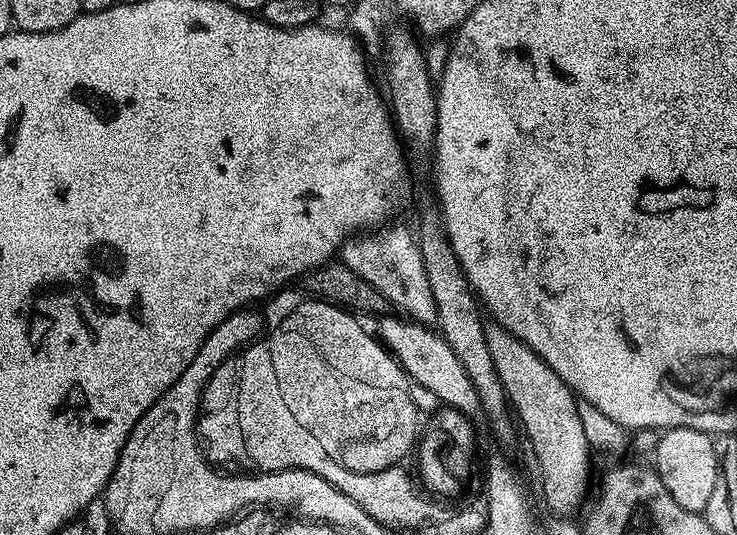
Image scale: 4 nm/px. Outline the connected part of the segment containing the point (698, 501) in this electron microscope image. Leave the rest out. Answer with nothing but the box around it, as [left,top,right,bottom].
[654,428,718,513]

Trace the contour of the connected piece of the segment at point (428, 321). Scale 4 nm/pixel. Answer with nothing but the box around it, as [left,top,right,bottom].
[338,224,438,325]

